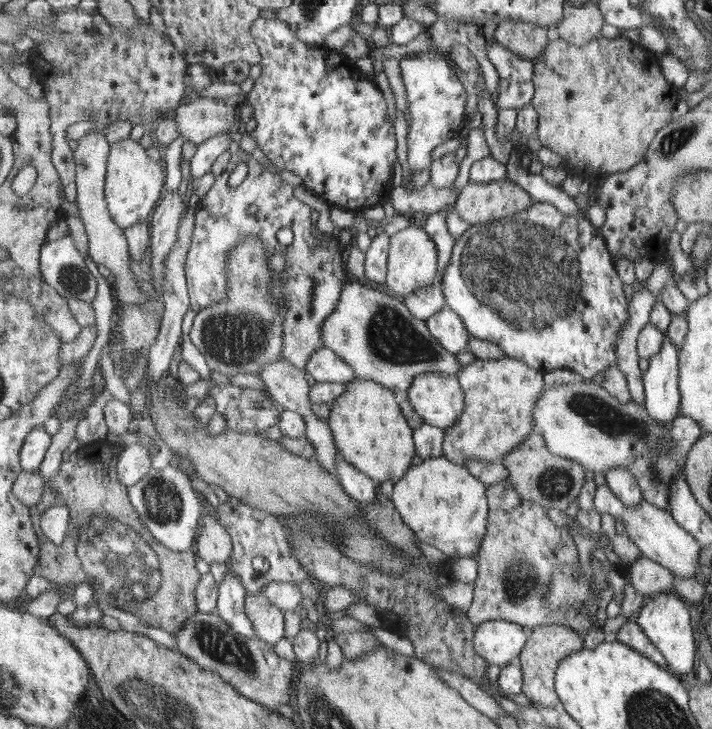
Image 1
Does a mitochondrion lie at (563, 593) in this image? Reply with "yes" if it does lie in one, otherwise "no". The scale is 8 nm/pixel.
yes

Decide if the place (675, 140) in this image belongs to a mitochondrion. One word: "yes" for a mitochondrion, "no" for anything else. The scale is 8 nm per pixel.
yes

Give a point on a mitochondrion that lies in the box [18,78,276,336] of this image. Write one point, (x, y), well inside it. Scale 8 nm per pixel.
(71, 276)

